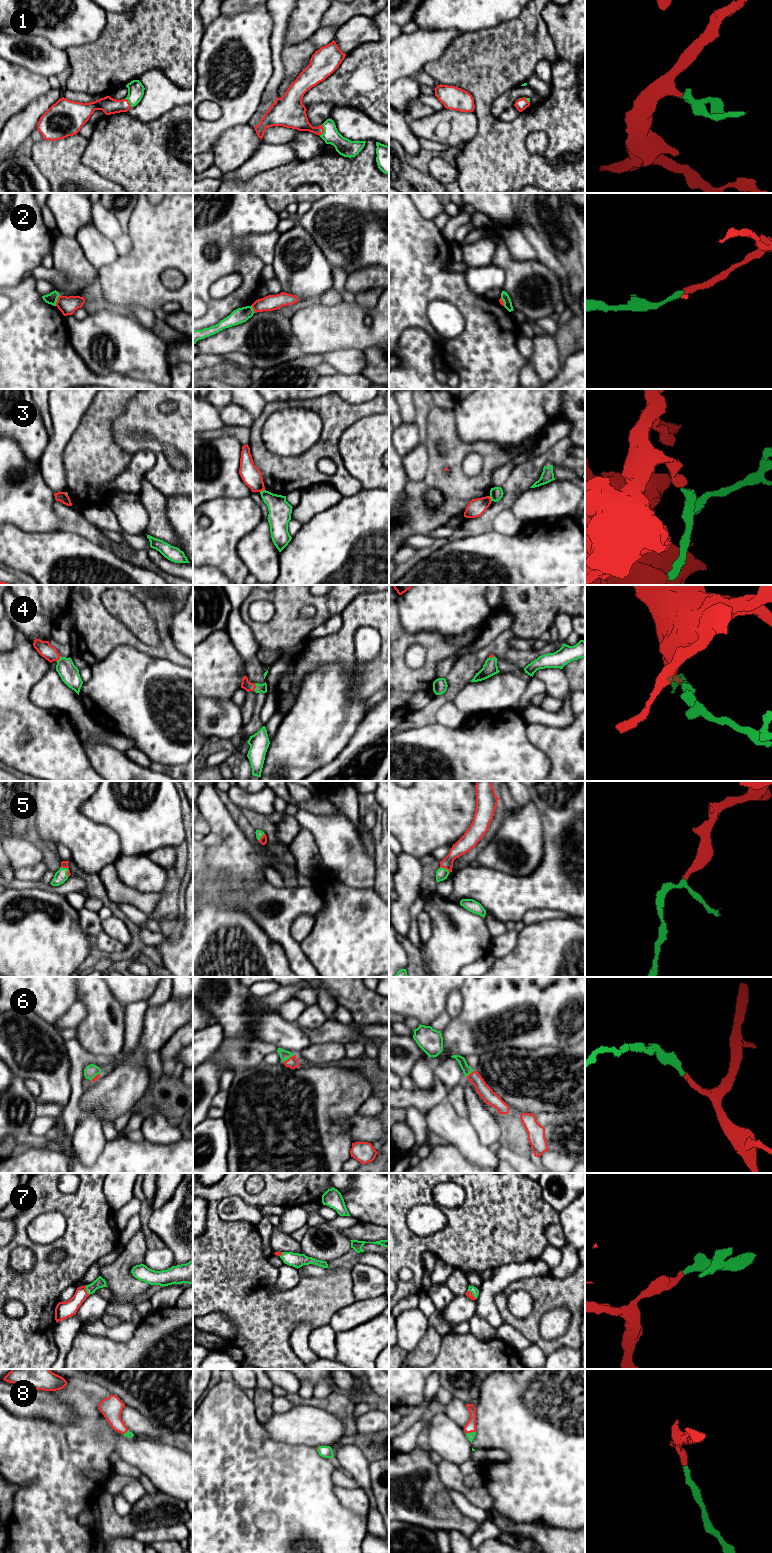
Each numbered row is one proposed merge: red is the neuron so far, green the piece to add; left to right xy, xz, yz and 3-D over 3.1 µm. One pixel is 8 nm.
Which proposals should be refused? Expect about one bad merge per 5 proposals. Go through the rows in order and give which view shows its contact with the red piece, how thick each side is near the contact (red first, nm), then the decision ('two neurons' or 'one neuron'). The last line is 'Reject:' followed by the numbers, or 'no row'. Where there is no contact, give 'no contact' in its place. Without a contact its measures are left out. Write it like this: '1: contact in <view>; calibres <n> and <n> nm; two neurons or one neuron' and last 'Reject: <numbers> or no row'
1: contact in xz; calibres 190 and 140 nm; one neuron
2: contact in xy; calibres 140 and 90 nm; two neurons
3: contact in xz; calibres 160 and 180 nm; two neurons
4: contact in xz; calibres 80 and 70 nm; one neuron
5: contact in xy; calibres 60 and 100 nm; one neuron
6: contact in xz; calibres 90 and 80 nm; one neuron
7: contact in xy; calibres 140 and 80 nm; one neuron
8: contact in yz; calibres 90 and 60 nm; one neuron
Reject: 2, 3

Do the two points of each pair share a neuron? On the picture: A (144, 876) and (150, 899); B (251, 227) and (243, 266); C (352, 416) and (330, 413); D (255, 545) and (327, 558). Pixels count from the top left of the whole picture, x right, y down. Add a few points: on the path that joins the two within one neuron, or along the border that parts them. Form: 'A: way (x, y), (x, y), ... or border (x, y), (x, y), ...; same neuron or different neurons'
A: border (126, 885), (142, 892), (158, 893); different neurons
B: way (239, 231), (231, 239), (231, 254); same neuron
C: way (347, 414), (335, 413); same neuron
D: border (280, 552), (278, 574); different neurons

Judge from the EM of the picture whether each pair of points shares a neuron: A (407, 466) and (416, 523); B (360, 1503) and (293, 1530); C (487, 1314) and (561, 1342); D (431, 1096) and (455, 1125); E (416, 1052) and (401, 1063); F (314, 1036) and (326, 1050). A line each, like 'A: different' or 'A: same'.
A: different
B: different
C: different
D: different
E: same
F: different

